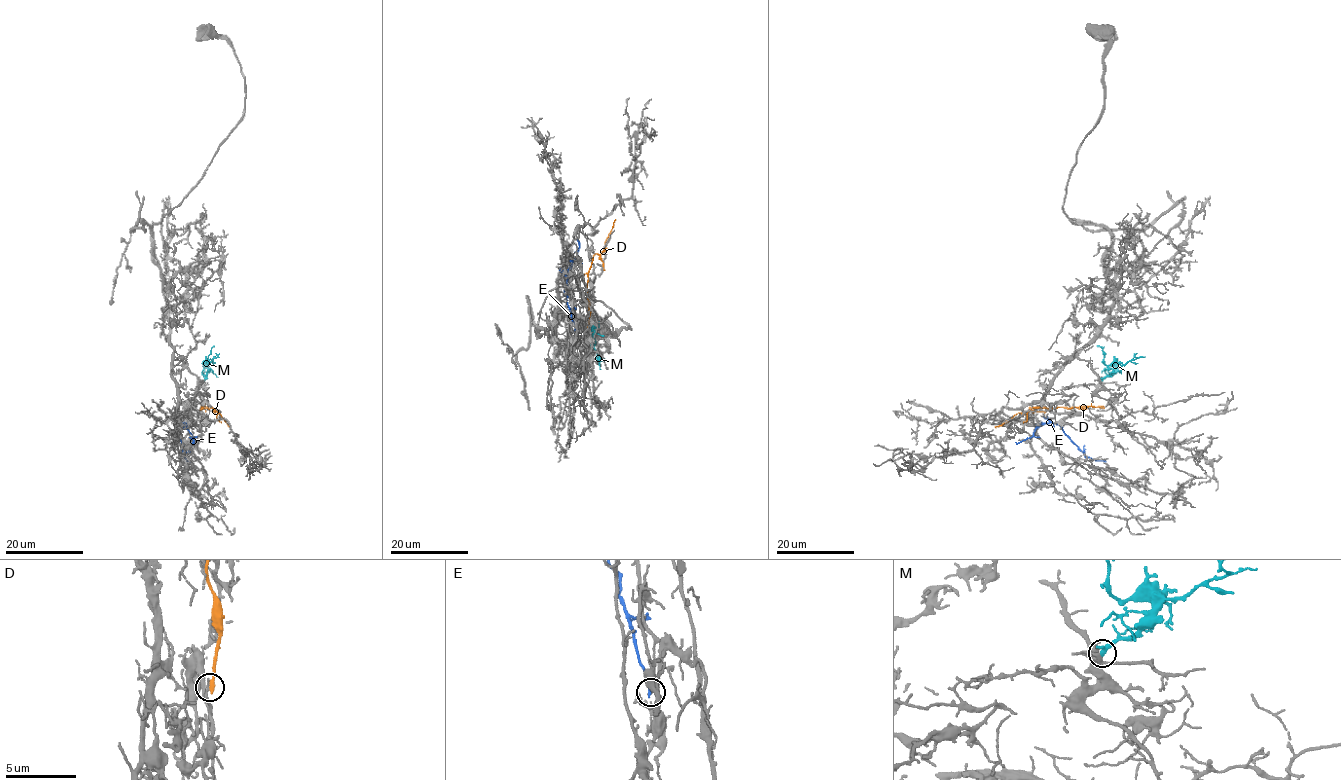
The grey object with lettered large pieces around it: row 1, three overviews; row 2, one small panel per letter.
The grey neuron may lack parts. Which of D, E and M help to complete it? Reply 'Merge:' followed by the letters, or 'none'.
Merge: M

